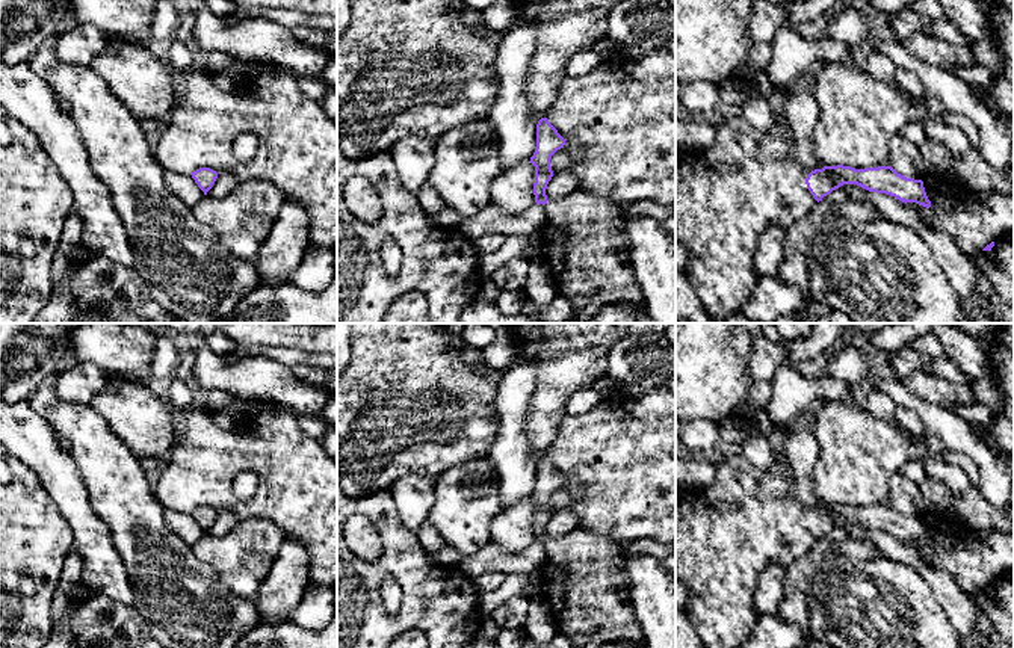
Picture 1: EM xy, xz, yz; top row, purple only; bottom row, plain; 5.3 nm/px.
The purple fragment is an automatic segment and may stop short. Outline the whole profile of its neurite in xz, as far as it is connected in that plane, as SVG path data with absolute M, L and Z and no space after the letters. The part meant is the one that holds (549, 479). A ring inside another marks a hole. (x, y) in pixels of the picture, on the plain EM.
M509 323L509 334L520 346L521 355L536 369L535 391L527 403L526 434L536 452L536 486L530 495L535 505L533 533L536 542L547 542L546 527L553 515L552 494L564 486L565 477L549 461L547 452L565 417L565 405L576 391L592 388L607 373L607 355L624 335L663 334L669 323Z

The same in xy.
M199 506L190 512L198 526L207 533L218 517L218 511L210 506Z

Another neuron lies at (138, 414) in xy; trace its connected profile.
M113 375L89 405L138 458L162 458L171 452L172 418L156 385Z

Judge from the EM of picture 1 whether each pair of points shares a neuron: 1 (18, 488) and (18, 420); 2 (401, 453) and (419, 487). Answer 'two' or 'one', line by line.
1: two
2: two

